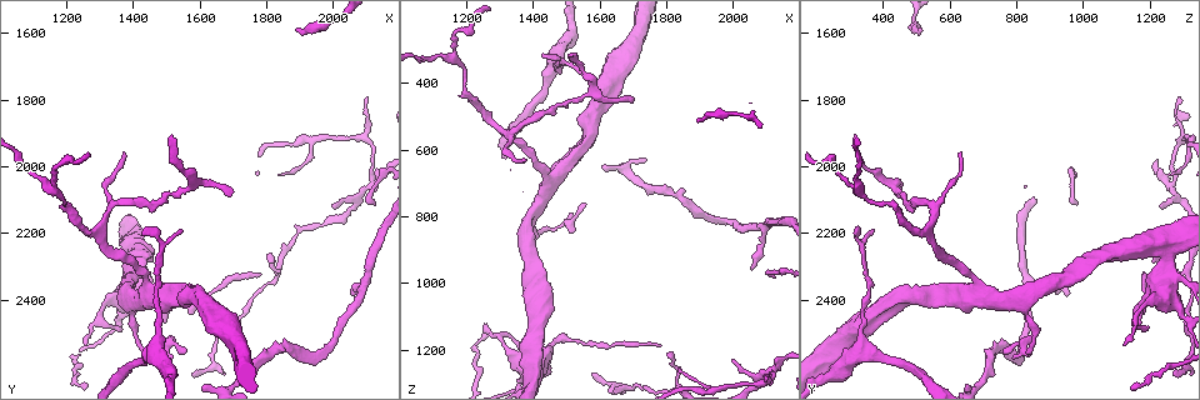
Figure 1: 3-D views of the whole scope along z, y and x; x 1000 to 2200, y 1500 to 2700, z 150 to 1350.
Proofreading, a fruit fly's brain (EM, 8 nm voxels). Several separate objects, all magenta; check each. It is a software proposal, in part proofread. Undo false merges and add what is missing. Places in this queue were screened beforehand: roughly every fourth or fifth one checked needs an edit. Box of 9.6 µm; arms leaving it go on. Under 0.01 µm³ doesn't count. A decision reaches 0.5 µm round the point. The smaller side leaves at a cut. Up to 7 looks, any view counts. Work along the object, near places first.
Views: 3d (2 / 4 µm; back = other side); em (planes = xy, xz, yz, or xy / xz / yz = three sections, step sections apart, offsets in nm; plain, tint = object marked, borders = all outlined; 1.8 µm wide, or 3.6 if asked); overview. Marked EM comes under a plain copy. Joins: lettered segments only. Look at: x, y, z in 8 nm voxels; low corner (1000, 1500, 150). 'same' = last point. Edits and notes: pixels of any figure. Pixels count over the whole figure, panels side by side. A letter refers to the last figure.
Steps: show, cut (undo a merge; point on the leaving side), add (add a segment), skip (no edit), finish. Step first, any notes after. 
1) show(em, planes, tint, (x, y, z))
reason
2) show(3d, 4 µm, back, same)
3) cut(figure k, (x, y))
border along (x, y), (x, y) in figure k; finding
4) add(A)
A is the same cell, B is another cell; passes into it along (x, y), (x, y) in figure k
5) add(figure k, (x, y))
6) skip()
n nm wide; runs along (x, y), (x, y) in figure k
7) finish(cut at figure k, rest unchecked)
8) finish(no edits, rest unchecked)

show(em, xz, step 8, tint, (1160, 2070, 320))

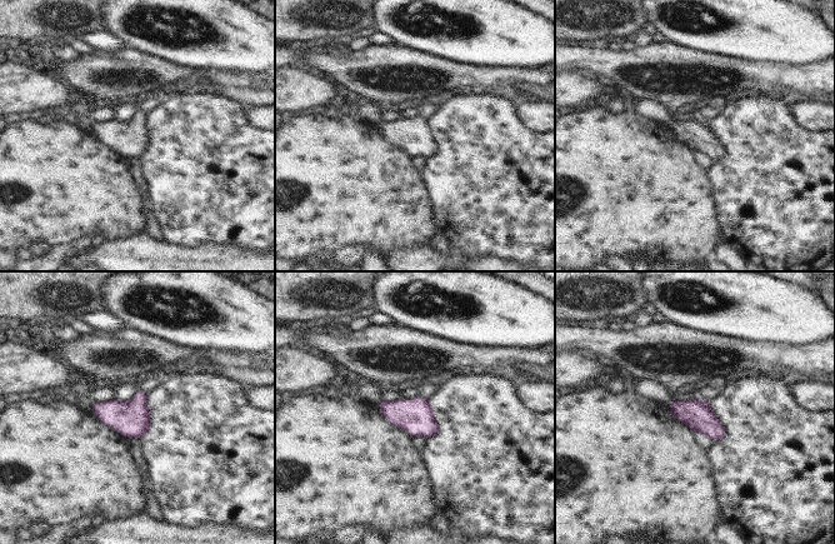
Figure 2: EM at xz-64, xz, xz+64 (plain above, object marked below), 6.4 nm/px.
show(em, planes, borders, same)

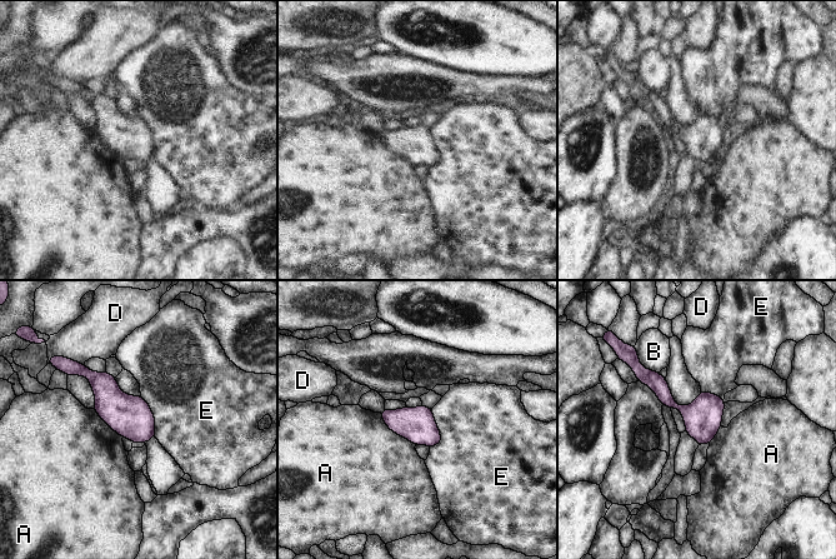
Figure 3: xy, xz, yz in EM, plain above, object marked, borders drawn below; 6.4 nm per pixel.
skip()
220 nm wide; A, B, D and E are other cells; runs along (640, 373), (682, 409), (707, 439) in figure 3; continuous, no second neuron

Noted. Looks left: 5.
show(em, planes, borders, (1800, 2260, 1220))
an open end

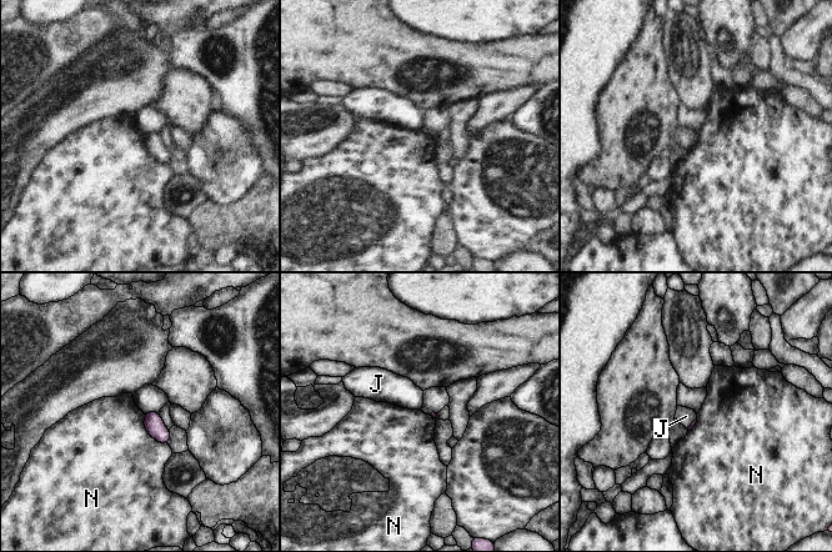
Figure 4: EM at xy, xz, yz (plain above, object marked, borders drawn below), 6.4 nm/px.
skip()
J and N are other cells; border along (145, 415), (145, 428), (166, 443) in figure 4; none of them fits

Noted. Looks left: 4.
show(3d, 2 µm, back, (1370, 2380, 830))
branch point

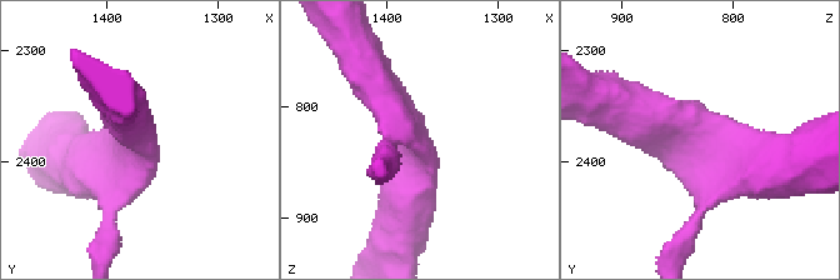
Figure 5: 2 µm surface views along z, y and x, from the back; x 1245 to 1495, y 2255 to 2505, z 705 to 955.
show(em, planes, borders, (1376, 2374, 836))
3 arms

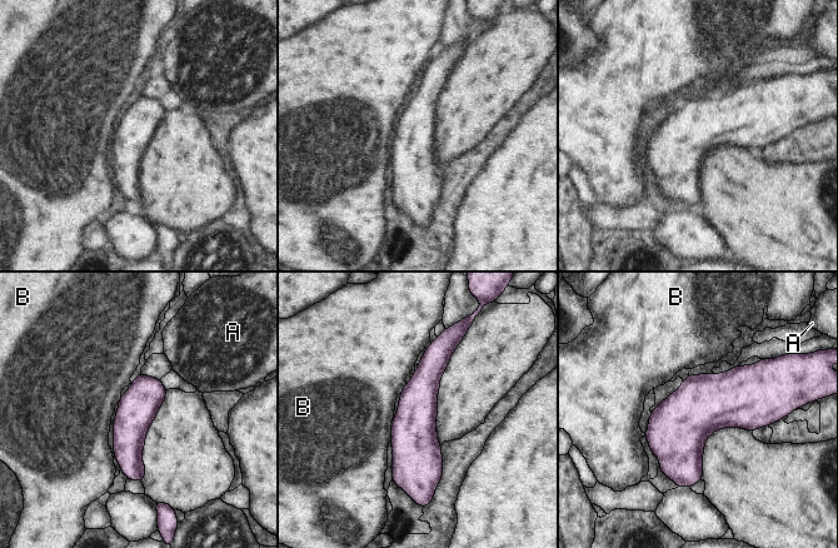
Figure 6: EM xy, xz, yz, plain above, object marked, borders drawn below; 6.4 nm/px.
skip()
A and B are other cells; border along (393, 423), (390, 439) in figure 6; continuous, no second neuron

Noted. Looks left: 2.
finish(no edits, rest unchecked)

